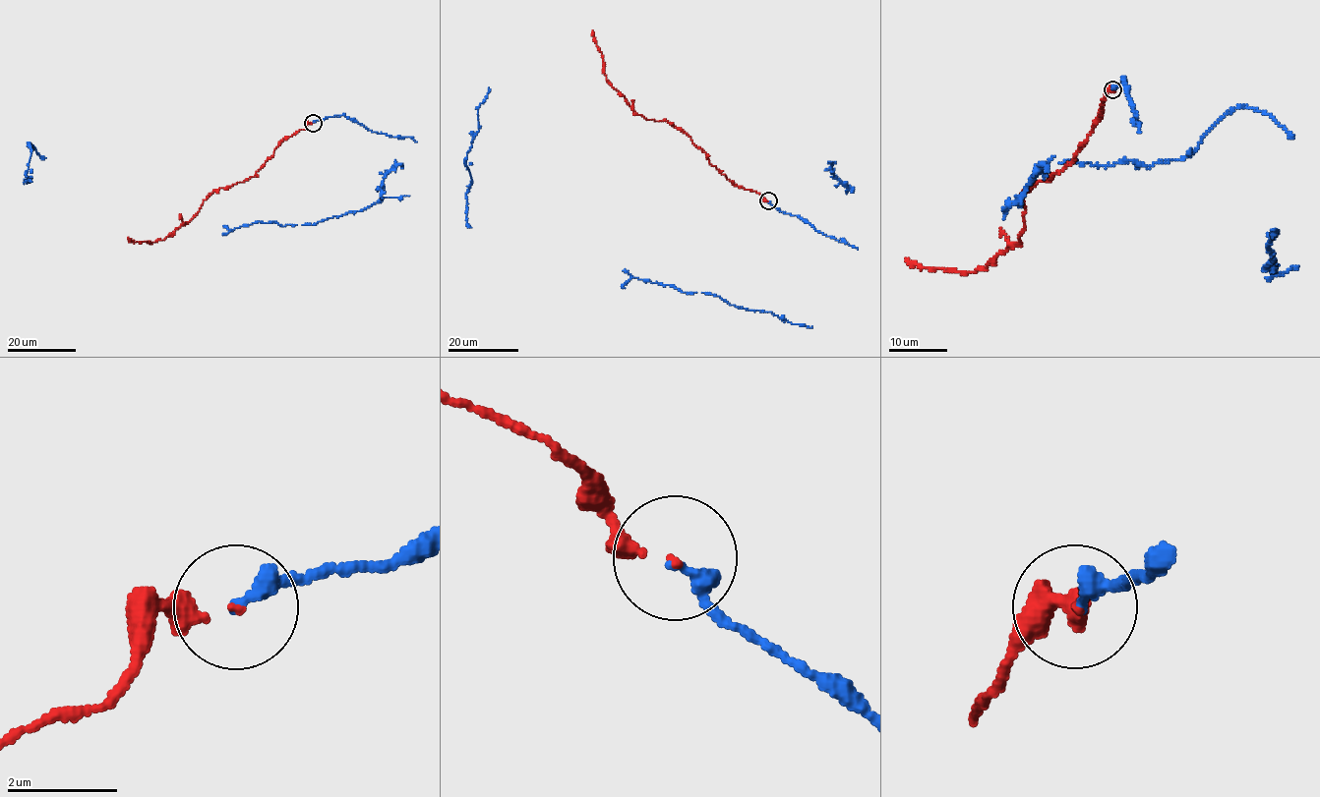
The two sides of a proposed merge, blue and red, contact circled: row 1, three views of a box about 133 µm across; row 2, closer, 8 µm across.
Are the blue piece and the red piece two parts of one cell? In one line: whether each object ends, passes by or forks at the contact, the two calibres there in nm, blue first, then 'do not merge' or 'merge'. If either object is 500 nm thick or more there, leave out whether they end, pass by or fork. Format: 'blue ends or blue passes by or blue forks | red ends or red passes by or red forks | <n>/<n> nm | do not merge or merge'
blue ends | red ends | 320/180 nm | merge

